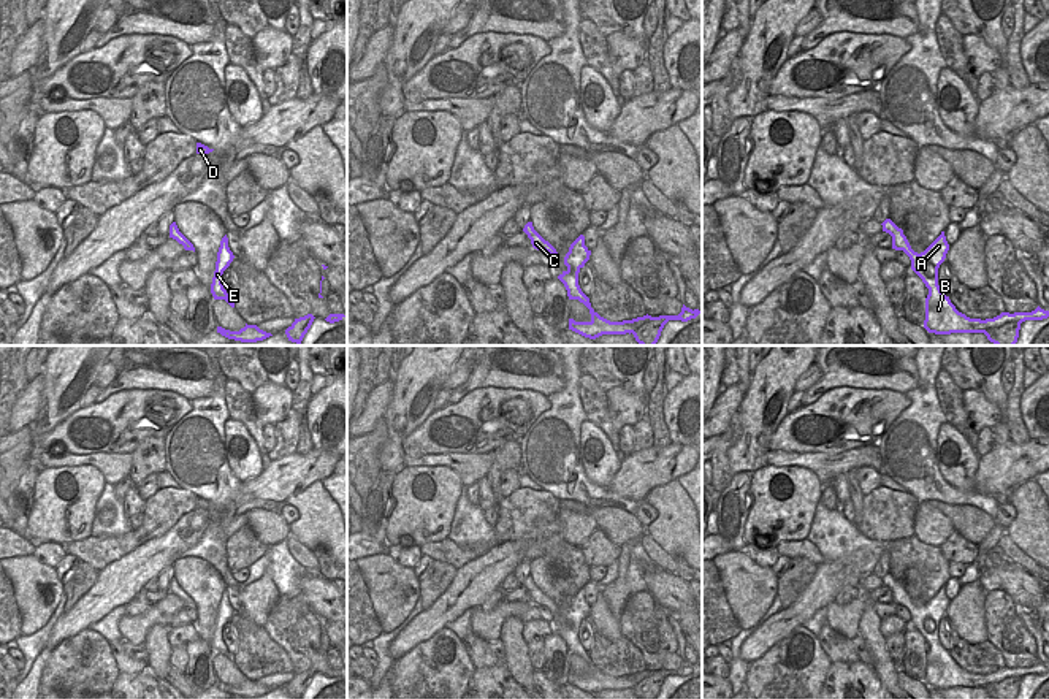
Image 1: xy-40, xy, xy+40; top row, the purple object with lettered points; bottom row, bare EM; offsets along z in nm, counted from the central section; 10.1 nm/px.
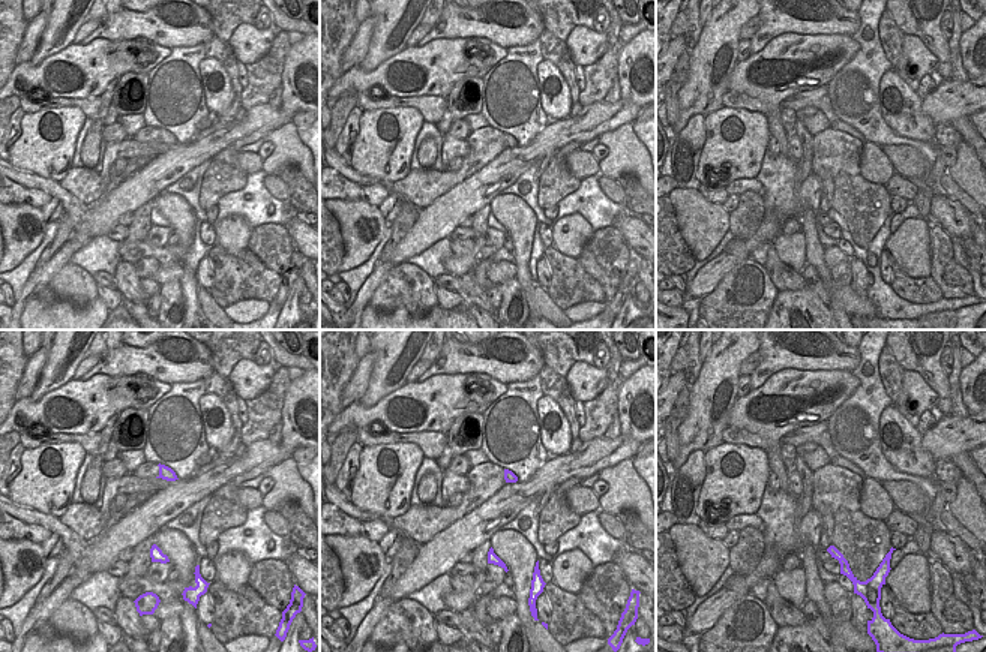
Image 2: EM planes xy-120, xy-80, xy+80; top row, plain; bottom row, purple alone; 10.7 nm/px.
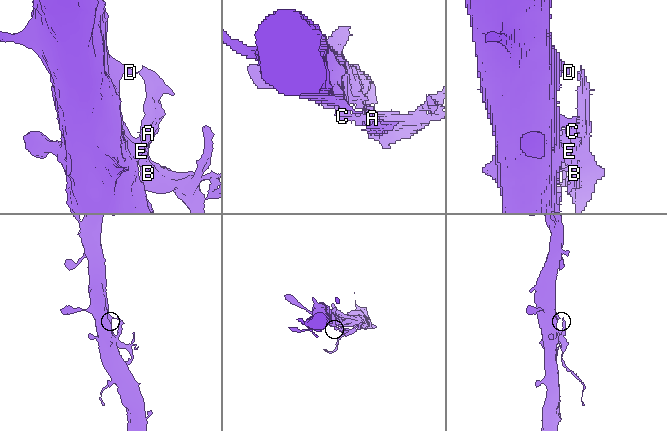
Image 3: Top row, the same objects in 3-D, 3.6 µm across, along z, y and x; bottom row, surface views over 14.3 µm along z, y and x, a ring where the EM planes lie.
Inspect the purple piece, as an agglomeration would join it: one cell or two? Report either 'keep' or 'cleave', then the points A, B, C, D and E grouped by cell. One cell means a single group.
cleave; groups A B E / C D

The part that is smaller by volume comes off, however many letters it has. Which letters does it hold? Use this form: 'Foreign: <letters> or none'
Foreign: A, B, E

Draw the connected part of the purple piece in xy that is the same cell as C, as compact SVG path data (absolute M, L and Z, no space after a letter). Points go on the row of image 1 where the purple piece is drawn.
M528 222L523 228L523 231L528 235L528 238L531 239L531 244L534 249L537 250L545 250L550 254L551 260L558 260L556 258L556 249L548 243L545 241L532 227L532 222Z

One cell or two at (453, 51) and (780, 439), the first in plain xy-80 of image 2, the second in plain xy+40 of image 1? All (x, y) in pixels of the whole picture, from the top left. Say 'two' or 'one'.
one

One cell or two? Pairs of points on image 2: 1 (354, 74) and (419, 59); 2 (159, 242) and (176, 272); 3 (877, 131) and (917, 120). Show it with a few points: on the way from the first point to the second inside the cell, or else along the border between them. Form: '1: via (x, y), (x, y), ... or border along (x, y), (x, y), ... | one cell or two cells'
1: via (371, 77), (375, 77), (395, 59), (402, 59) | one cell
2: border along (161, 264), (180, 266) | two cells
3: border along (878, 95), (881, 117), (898, 134), (923, 141) | two cells

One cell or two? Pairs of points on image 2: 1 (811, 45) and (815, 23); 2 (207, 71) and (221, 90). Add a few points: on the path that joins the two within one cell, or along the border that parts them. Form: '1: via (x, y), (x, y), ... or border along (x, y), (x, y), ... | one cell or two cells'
1: border along (779, 33), (845, 33), (848, 36) | two cells
2: via (215, 72), (224, 77), (224, 83) | one cell

